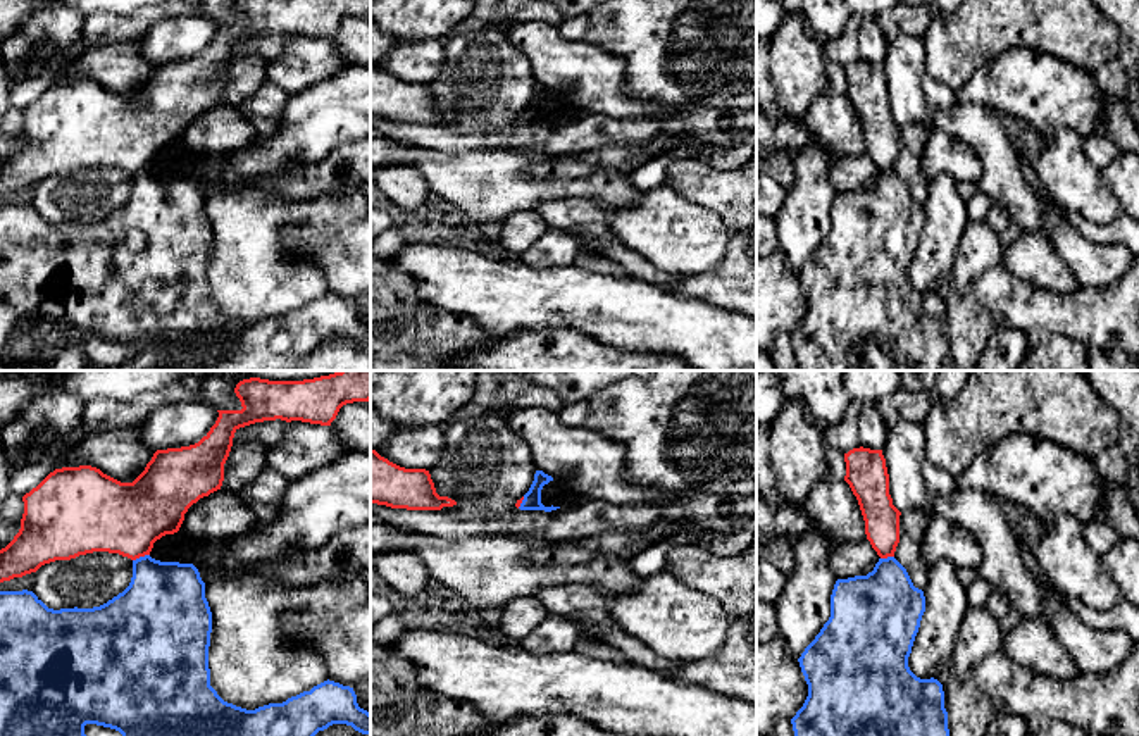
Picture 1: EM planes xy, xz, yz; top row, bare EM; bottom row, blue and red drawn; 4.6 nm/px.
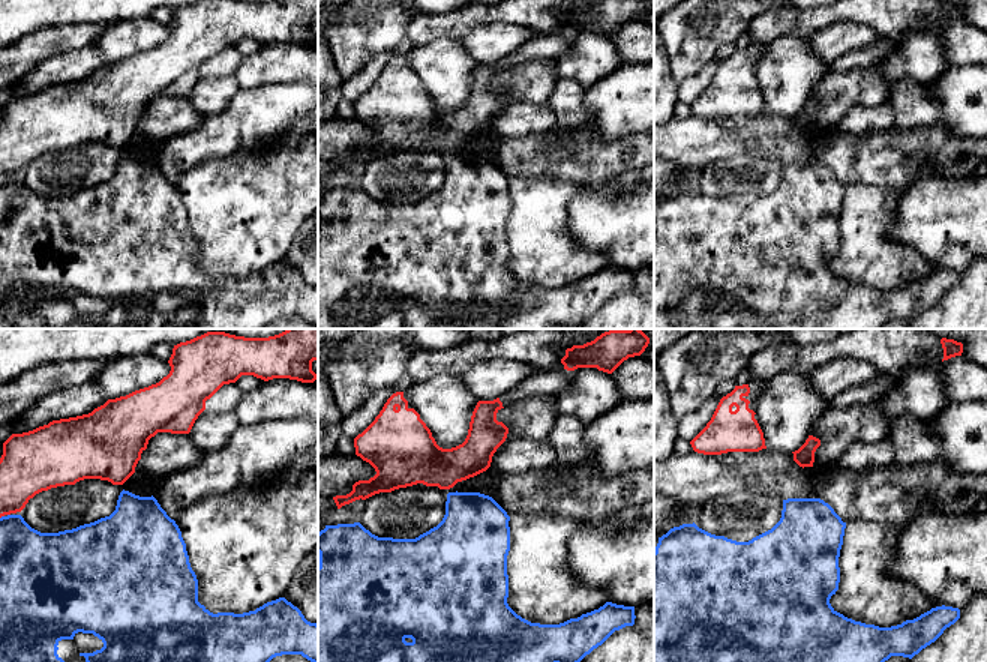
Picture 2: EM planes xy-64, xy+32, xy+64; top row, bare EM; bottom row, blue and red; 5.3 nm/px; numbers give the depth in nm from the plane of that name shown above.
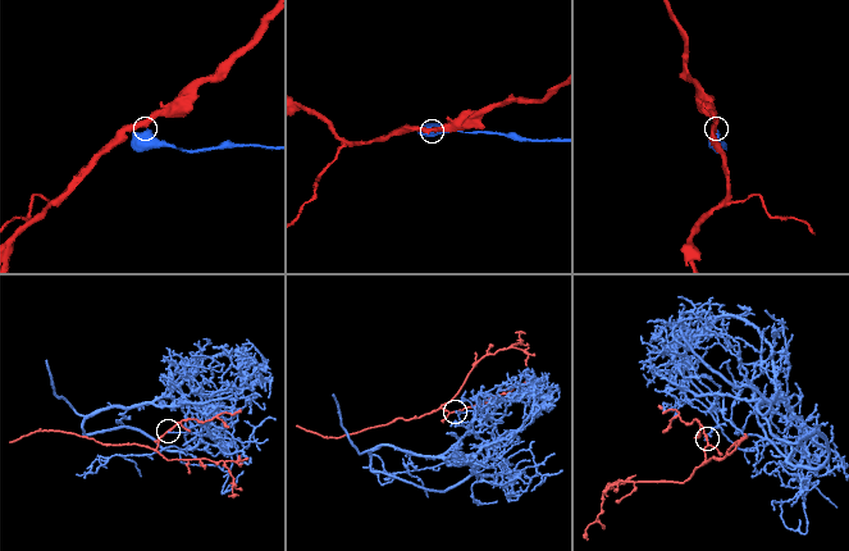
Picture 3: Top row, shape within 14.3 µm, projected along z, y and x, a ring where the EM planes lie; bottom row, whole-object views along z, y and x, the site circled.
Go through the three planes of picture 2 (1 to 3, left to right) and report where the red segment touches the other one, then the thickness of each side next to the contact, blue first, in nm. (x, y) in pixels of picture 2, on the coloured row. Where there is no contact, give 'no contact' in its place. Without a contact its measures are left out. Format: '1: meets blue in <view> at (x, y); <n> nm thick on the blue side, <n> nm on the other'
1: meets blue in xy-64 at (2, 517); 300 nm thick on the blue side, 240 nm on the other
2: no contact
3: no contact

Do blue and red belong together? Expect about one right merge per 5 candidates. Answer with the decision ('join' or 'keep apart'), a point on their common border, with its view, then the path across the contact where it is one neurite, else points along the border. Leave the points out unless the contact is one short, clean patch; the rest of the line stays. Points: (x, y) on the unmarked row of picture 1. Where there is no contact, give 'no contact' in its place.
keep apart | xy (140, 171) | along xy (149, 168), (133, 174)

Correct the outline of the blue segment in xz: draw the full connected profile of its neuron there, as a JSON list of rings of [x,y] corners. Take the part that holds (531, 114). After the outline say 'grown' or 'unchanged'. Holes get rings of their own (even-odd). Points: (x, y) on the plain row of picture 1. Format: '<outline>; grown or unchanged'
[[[536,84],[534,88],[534,95],[529,102],[529,105],[524,109],[524,114],[520,117],[520,124],[545,124],[545,126],[551,126],[557,124],[560,121],[545,121],[541,117],[541,103],[545,98],[548,98],[550,95],[553,95],[551,90],[545,88],[543,84]]]; unchanged

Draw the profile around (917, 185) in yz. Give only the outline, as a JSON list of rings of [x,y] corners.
[[[920,122],[899,129],[899,157],[894,172],[906,183],[912,196],[918,203],[927,202],[929,179],[922,172],[924,147],[930,129]]]

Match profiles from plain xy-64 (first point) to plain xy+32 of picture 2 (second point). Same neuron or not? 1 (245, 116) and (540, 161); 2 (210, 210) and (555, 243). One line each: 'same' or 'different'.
1: different
2: same

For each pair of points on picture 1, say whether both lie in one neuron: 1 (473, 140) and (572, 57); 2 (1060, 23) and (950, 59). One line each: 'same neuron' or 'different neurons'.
1: different neurons
2: same neuron

